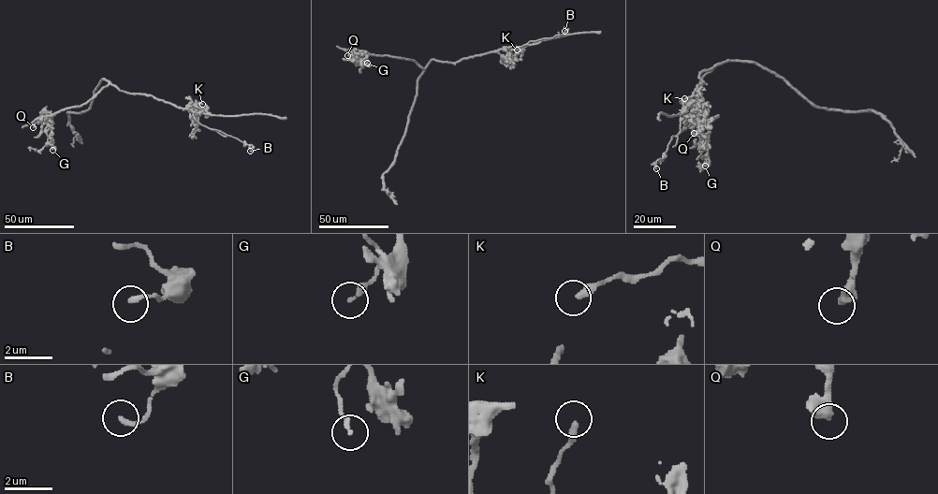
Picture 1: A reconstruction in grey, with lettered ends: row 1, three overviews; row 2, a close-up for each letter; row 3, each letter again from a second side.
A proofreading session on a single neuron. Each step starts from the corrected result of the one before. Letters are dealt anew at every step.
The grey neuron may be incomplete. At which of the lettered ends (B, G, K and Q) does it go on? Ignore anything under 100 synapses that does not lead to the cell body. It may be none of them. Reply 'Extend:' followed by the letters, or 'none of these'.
Extend: none of these

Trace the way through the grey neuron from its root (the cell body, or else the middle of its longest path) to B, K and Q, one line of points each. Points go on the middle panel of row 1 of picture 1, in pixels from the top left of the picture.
B: (429, 63), (432, 59), (456, 63), (507, 47), (521, 46), (530, 41), (552, 37), (564, 31)
K: (429, 63), (432, 59), (456, 63), (497, 51), (510, 65), (517, 50)
Q: (429, 63), (423, 68), (412, 60), (388, 55), (366, 52), (355, 58), (347, 55)

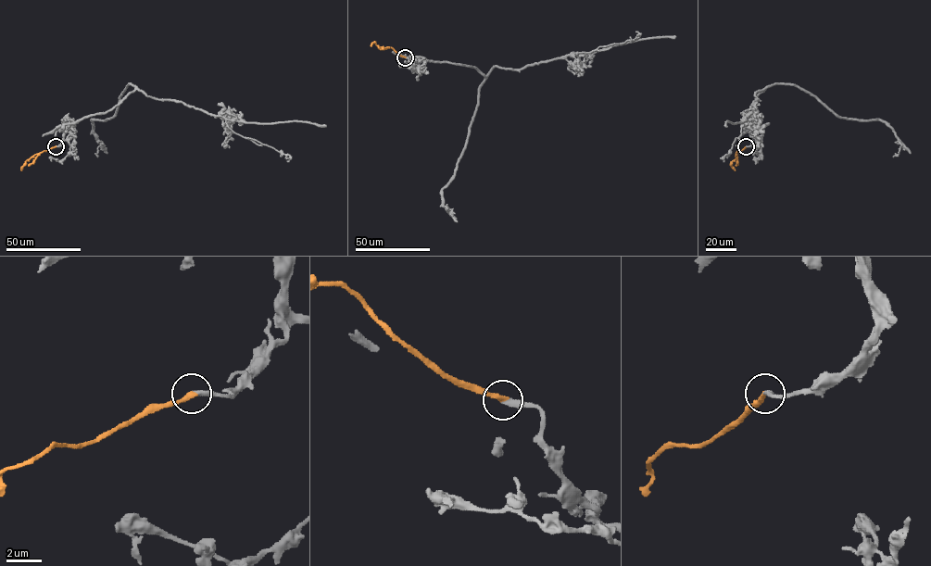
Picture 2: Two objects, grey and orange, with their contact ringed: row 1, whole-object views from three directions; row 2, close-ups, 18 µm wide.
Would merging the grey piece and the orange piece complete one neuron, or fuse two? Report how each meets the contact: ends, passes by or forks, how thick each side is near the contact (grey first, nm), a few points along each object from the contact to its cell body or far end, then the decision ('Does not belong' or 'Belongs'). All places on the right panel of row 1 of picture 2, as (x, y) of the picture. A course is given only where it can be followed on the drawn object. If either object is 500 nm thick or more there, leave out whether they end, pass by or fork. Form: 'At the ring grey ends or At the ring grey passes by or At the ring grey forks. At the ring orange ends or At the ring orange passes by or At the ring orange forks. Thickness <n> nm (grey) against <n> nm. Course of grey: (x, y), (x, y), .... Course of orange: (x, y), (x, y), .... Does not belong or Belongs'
At the ring grey ends. At the ring orange ends. Thickness 320 nm (grey) against 280 nm. Course of grey: (746, 146), (756, 141), (748, 123), (764, 89), (742, 120), (725, 126). Course of orange: (746, 146), (736, 152), (732, 162), (735, 170). Belongs

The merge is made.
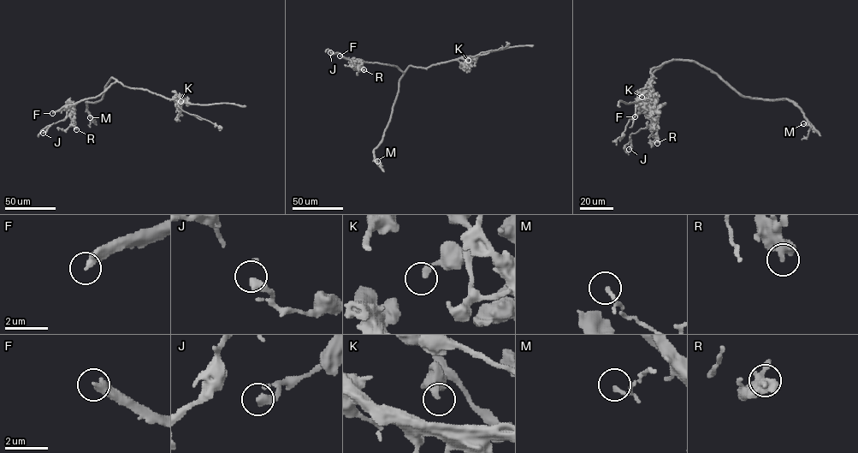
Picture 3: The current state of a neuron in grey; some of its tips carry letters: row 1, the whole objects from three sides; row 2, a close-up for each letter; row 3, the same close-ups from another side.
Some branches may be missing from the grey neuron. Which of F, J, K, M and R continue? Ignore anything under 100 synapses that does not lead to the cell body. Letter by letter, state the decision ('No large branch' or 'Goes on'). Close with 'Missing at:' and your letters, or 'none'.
F: Goes on
J: No large branch
K: No large branch
M: No large branch
R: No large branch
Missing at: F

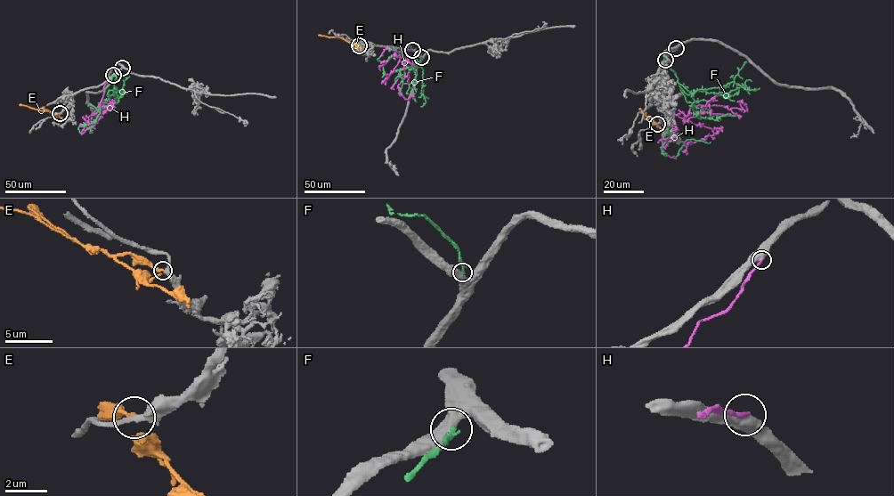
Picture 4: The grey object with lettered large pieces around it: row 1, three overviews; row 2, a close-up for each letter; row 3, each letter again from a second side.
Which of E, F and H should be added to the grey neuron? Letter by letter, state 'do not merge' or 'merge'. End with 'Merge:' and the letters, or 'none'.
E: merge
F: do not merge
H: do not merge
Merge: E

